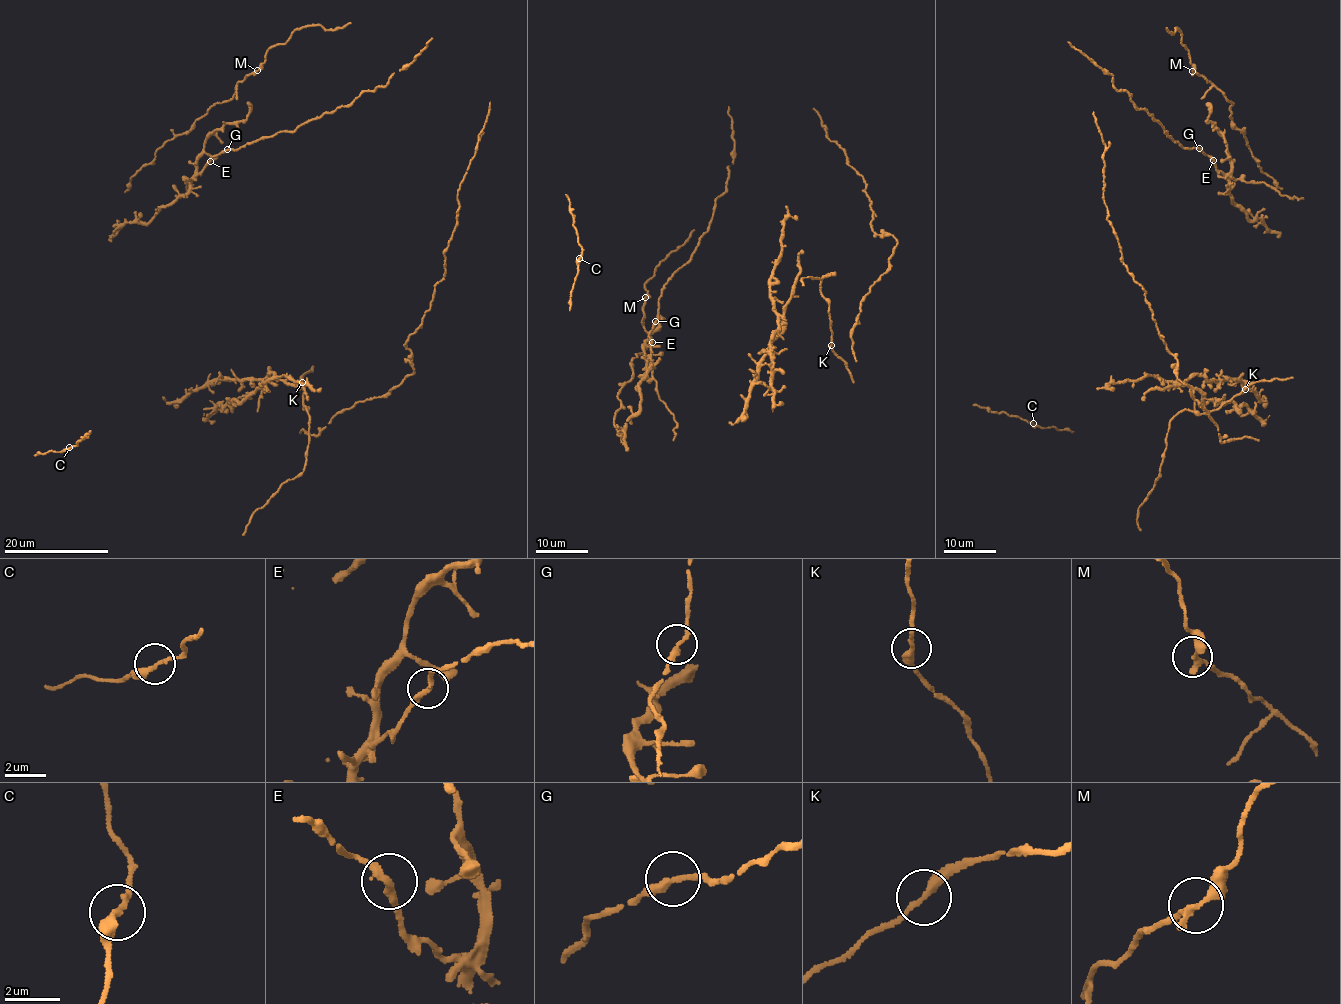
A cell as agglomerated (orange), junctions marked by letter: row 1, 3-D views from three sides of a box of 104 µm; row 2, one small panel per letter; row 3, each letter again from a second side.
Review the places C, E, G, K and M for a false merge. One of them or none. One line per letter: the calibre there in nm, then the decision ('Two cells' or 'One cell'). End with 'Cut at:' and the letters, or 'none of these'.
C: Thickness 260 nm. One cell
E: Thickness 240 nm. One cell
G: Thickness 260 nm. One cell
K: Thickness 280 nm. One cell
M: Thickness 260 nm. One cell
Cut at: none of these

